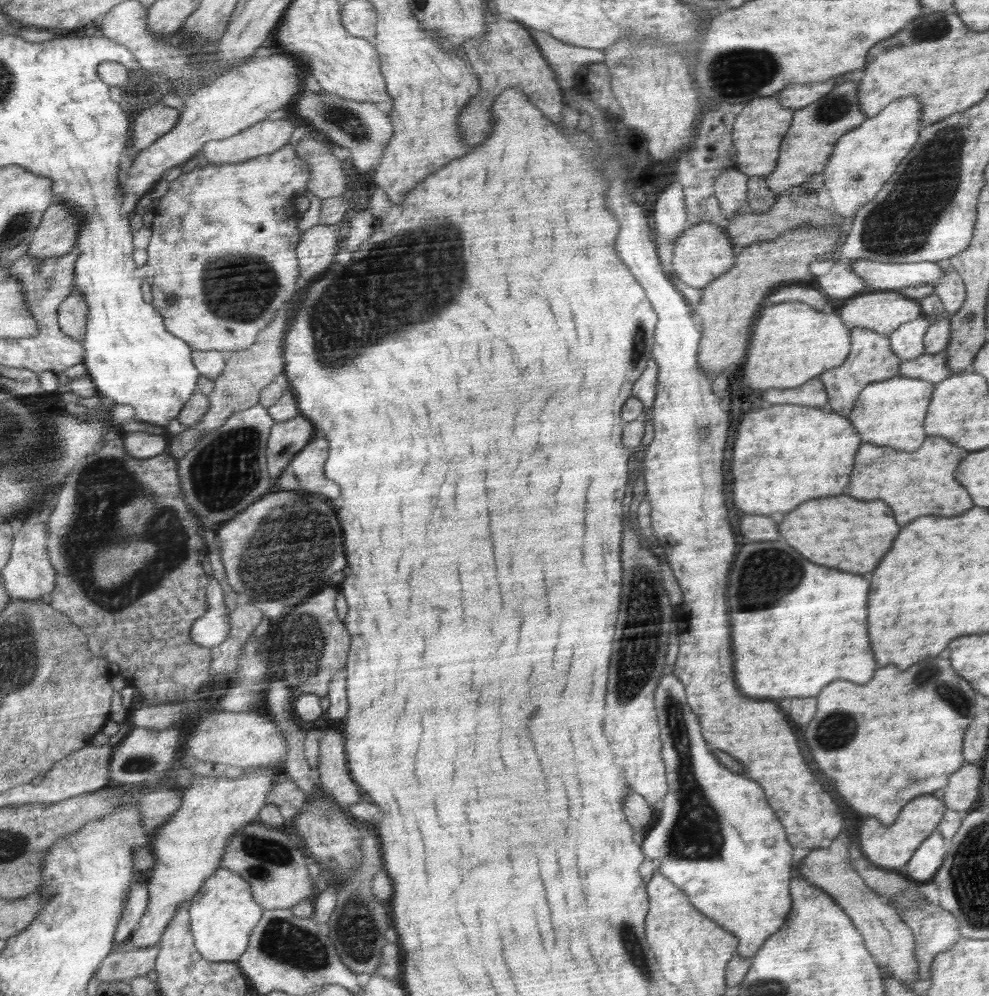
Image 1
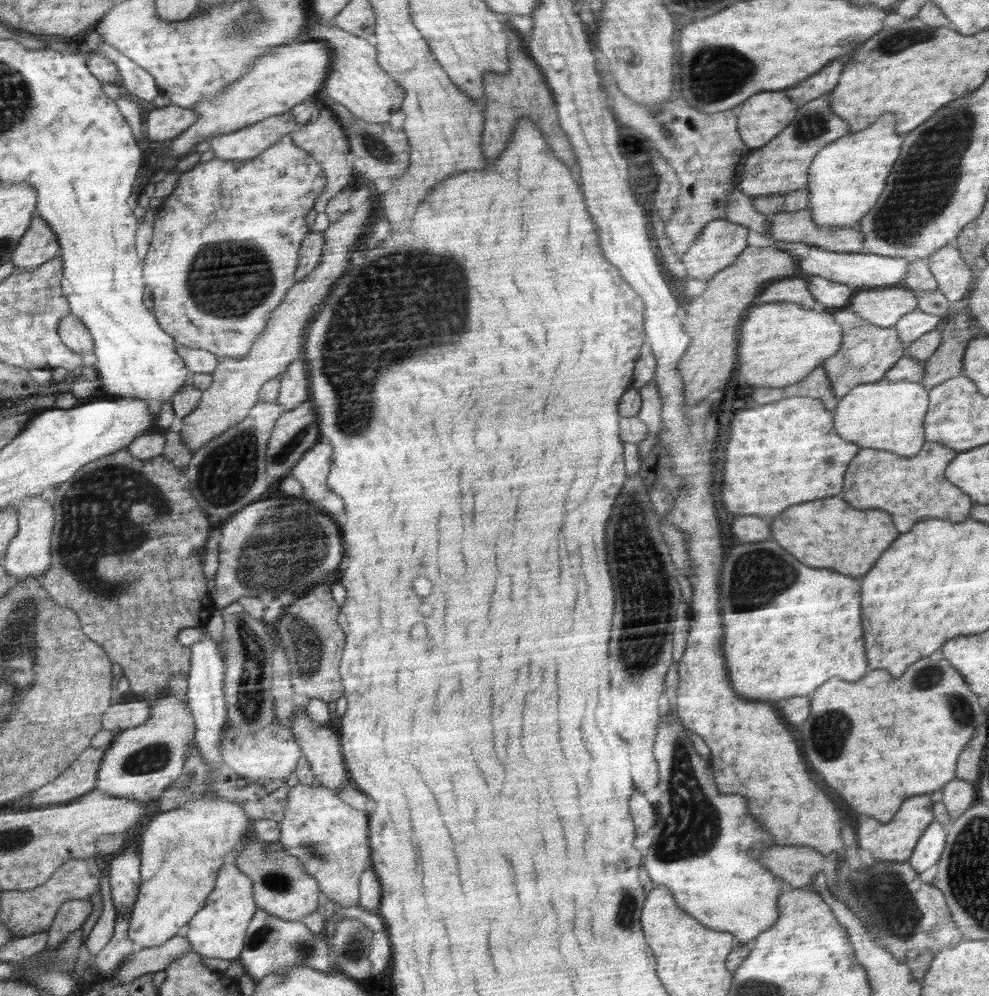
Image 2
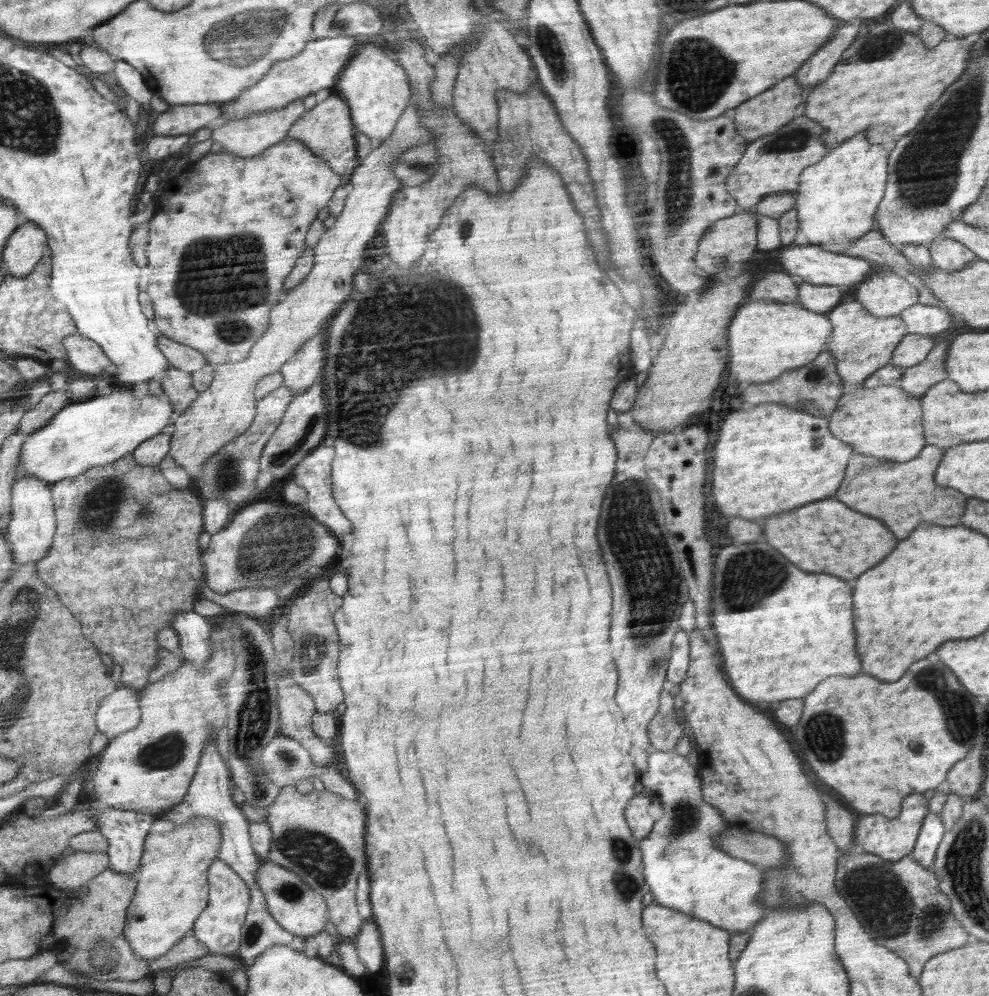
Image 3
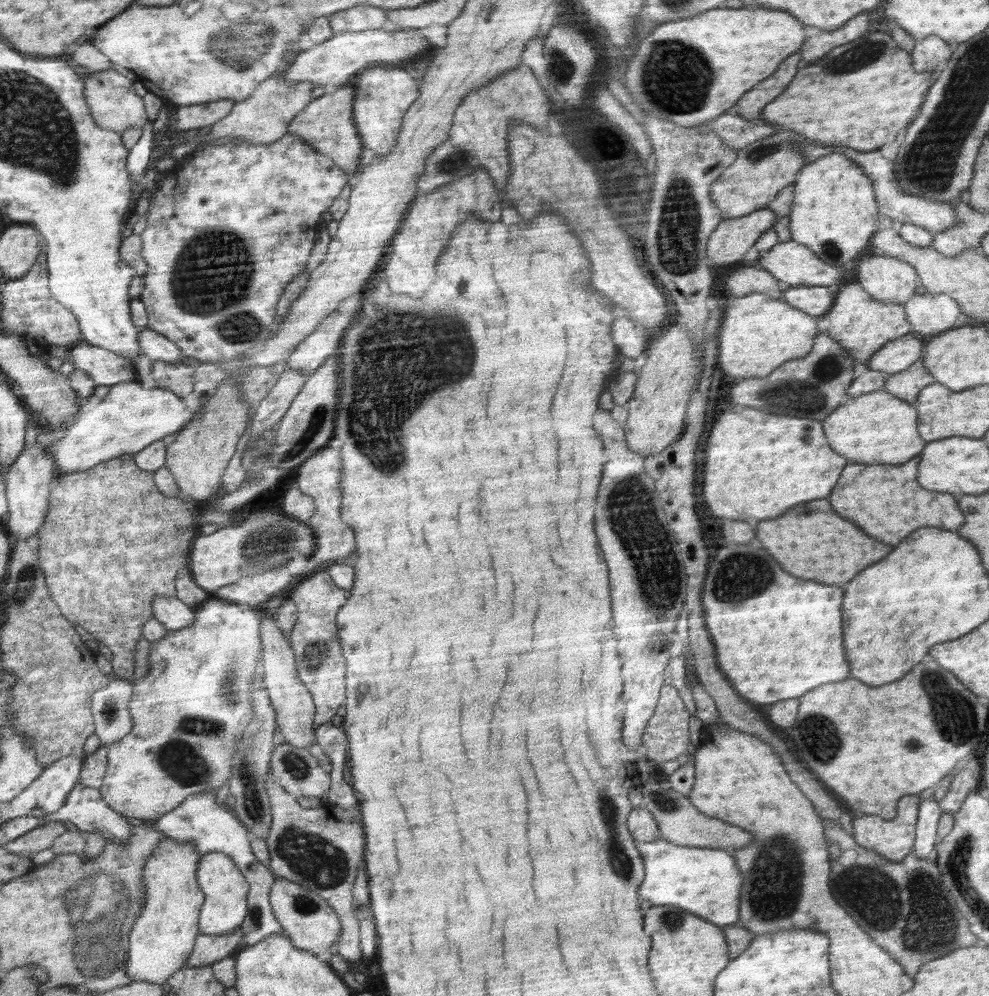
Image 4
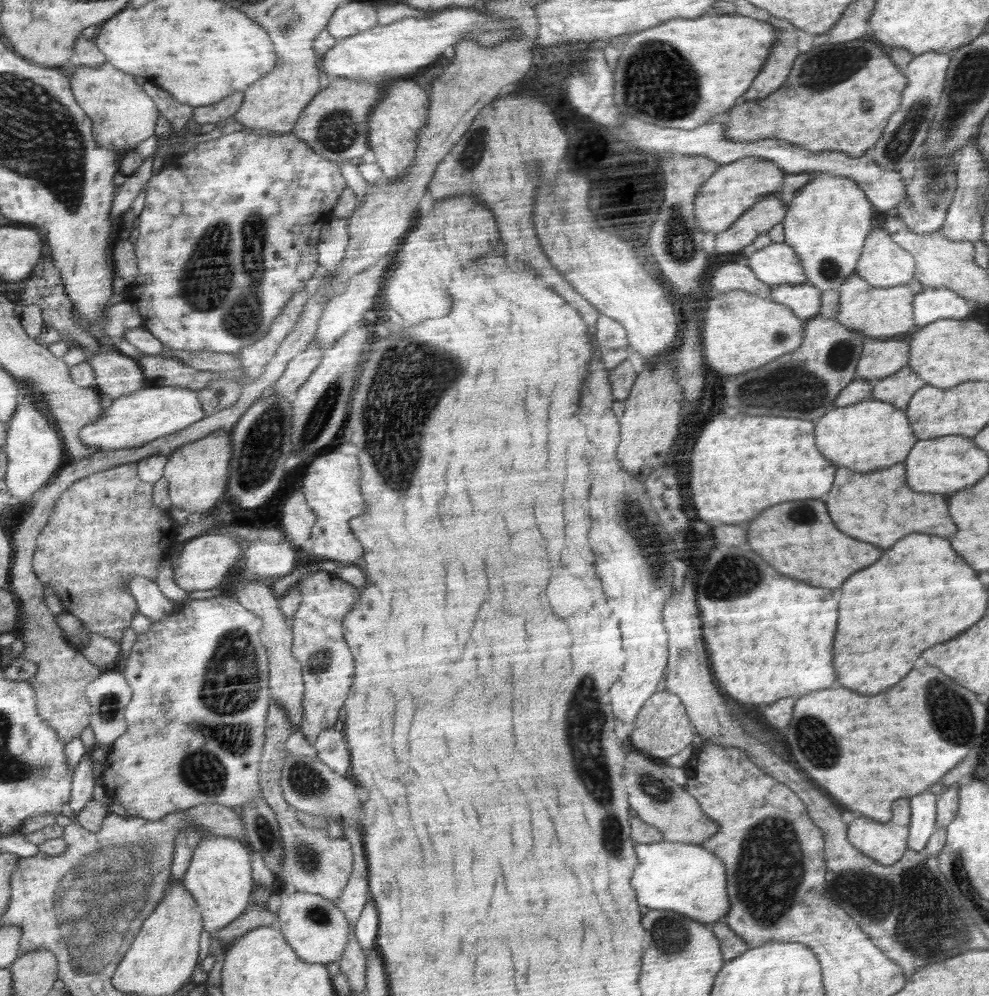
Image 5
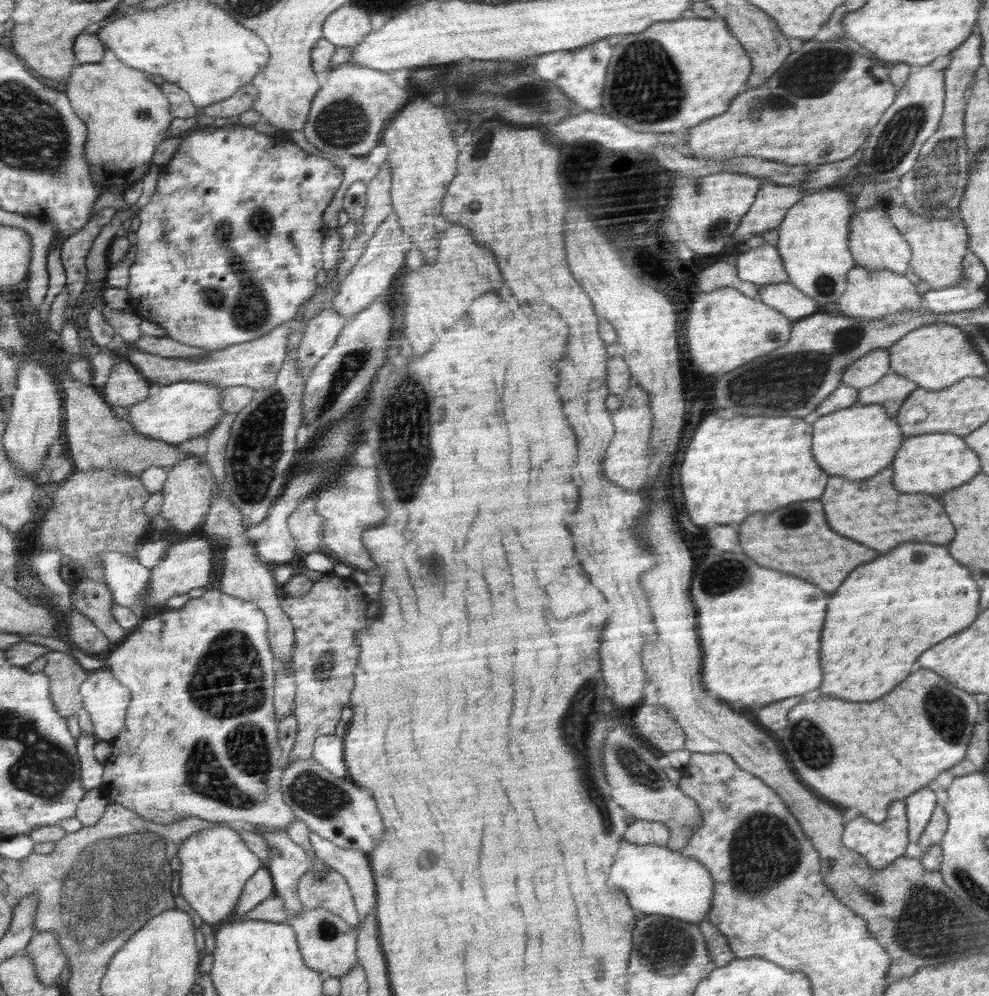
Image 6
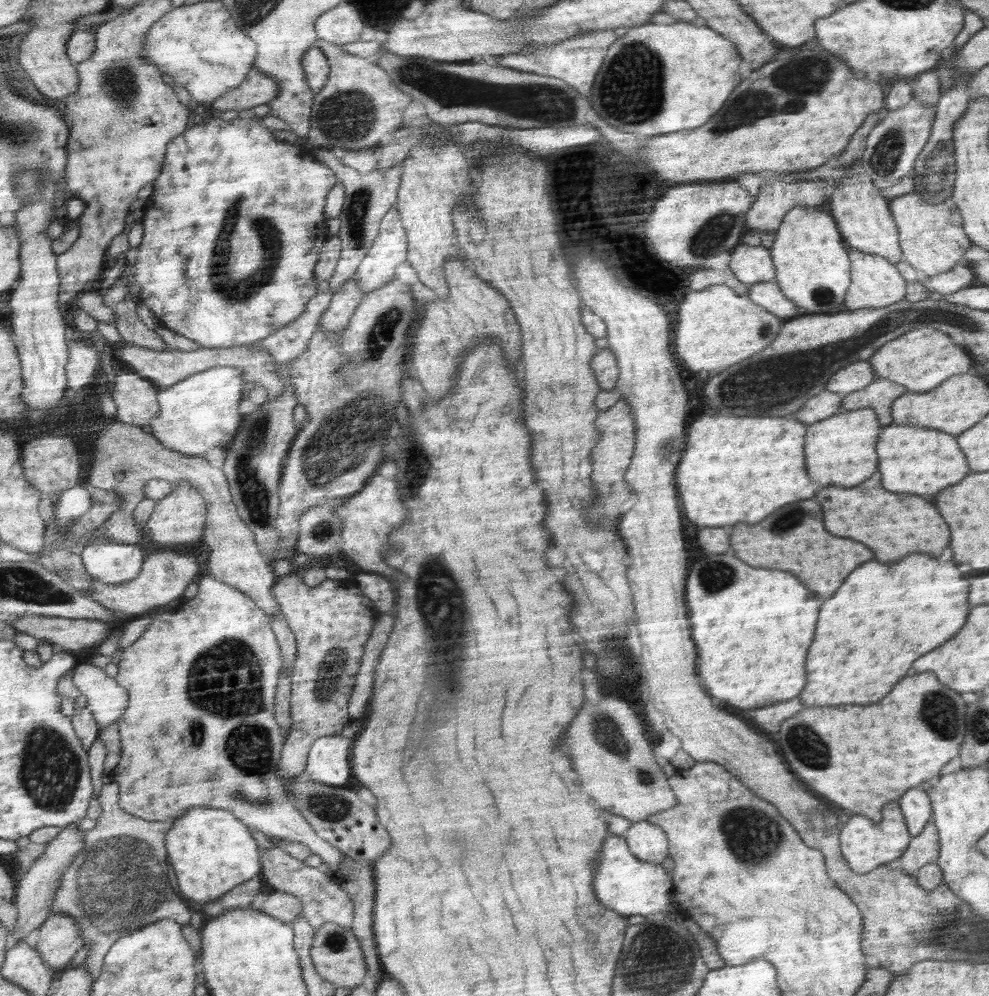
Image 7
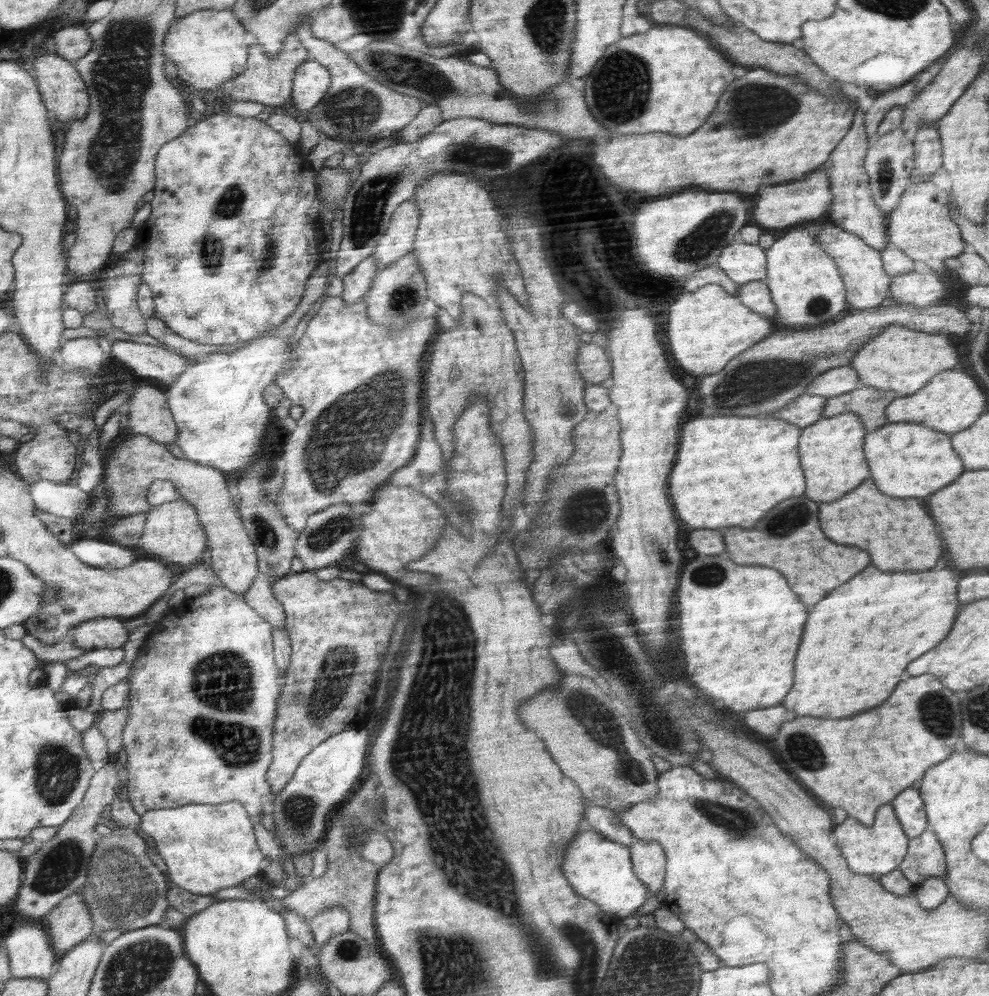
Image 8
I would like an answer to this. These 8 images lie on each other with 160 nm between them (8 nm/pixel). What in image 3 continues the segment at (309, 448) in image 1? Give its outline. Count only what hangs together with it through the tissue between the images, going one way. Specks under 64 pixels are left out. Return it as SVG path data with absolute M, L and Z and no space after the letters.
M328 437L327 440L319 445L316 449L311 450L311 454L308 457L304 457L302 461L296 465L295 474L292 480L298 485L304 488L307 492L307 499L304 502L306 509L318 522L324 522L324 526L328 526L332 530L332 534L336 534L336 538L344 538L348 532L350 532L350 520L346 516L342 516L339 503L334 502L332 498L332 482L330 482L331 466L334 464L336 452L332 437Z

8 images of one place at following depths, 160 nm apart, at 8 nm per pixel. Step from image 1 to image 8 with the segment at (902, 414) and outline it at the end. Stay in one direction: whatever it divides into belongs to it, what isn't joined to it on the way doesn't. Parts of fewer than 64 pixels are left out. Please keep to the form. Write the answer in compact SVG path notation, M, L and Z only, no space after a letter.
M852 412L816 421L804 428L804 442L799 454L804 454L804 470L808 470L808 498L814 502L834 502L854 490L868 478L868 463L863 453L867 428Z

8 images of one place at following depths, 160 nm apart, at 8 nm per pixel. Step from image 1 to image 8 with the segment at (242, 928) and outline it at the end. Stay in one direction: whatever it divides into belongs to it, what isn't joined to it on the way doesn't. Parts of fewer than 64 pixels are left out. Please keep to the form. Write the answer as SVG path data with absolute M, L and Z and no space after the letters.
M240 802L188 804L178 809L152 810L142 815L141 819L143 820L141 829L152 839L156 852L166 863L169 880L188 892L210 895L222 888L238 886L260 870L262 854L256 846L250 816Z

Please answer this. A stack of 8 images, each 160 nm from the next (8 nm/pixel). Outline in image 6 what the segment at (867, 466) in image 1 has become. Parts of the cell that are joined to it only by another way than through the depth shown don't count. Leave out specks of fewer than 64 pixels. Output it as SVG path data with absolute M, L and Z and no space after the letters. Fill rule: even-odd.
M892 468L882 470L880 474L862 480L862 482L850 482L846 478L834 476L832 482L828 482L828 490L824 490L824 510L828 510L828 522L830 516L838 516L844 522L834 522L832 530L840 530L840 534L848 538L856 538L858 542L864 542L864 546L872 546L872 550L880 550L880 554L890 552L902 542L908 540L920 540L930 544L948 544L954 538L954 526L950 524L944 508L938 500L934 500L928 494L900 494L892 488ZM852 496L852 512L860 512L860 524L858 514L844 514L844 500ZM926 506L926 512L922 512ZM880 538L880 540L878 540ZM874 542L874 544L866 544Z

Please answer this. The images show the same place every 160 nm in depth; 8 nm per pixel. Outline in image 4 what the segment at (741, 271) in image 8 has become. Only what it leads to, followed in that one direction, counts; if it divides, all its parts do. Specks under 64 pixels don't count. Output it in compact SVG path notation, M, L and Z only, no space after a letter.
M794 242L778 243L770 250L759 255L762 268L780 282L788 282L790 286L830 286L834 283L845 283L849 278L849 269L844 266L830 266L807 246Z

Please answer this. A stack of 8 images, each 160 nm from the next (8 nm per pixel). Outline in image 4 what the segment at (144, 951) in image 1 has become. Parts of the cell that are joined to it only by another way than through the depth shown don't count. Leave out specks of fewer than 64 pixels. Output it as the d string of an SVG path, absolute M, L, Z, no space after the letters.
M242 929L223 935L200 935L187 964L190 968L210 965L232 954L243 942Z

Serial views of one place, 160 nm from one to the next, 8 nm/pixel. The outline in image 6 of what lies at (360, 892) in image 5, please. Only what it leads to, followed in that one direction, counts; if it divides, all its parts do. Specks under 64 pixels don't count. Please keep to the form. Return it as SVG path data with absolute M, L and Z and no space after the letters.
M334 869L327 872L327 877L318 880L313 872L309 871L301 876L297 887L297 895L304 908L321 907L343 918L350 926L357 926L359 923L359 915L348 883Z

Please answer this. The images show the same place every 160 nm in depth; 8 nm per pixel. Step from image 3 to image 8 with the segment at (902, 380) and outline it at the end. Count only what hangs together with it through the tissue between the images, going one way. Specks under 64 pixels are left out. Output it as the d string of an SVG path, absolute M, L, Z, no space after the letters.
M860 386L840 396L827 398L822 411L822 419L832 418L842 413L852 412L862 419L867 432L874 432L887 425L887 406L898 396L891 390L880 390L873 386Z

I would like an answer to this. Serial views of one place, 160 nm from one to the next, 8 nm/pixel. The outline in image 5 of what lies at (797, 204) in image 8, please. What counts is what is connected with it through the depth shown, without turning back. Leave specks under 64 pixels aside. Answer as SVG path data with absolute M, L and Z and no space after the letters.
M770 194L752 205L731 228L716 234L715 254L738 252L785 220L788 206L777 194Z

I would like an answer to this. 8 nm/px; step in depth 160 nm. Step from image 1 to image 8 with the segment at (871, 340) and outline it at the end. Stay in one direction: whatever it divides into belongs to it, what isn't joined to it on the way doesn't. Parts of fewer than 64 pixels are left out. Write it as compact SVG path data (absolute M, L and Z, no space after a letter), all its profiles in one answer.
M814 224L810 227L815 231L815 239L823 246L823 251L835 259L839 274L846 284L846 296L848 304L852 304L855 311L874 309L892 294L892 276L883 269L883 260L880 260L880 252L870 245L866 246L864 240L850 231L840 230L835 224Z

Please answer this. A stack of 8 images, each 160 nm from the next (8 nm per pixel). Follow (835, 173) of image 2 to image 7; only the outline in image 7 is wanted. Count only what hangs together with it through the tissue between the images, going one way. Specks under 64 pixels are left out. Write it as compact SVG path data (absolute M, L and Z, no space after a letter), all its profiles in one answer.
M796 206L783 218L783 224L775 231L775 238L773 245L769 247L775 263L773 280L780 287L784 297L796 303L801 314L836 314L847 311L847 307L844 307L844 294L847 294L851 286L851 259L838 223L830 211L824 207Z

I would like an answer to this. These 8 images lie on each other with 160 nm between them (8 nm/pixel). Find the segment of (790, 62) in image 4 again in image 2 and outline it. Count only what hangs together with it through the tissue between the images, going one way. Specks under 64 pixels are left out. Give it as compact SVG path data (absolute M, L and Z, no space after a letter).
M785 90L756 94L739 109L739 134L750 150L761 149L778 137L799 110Z

